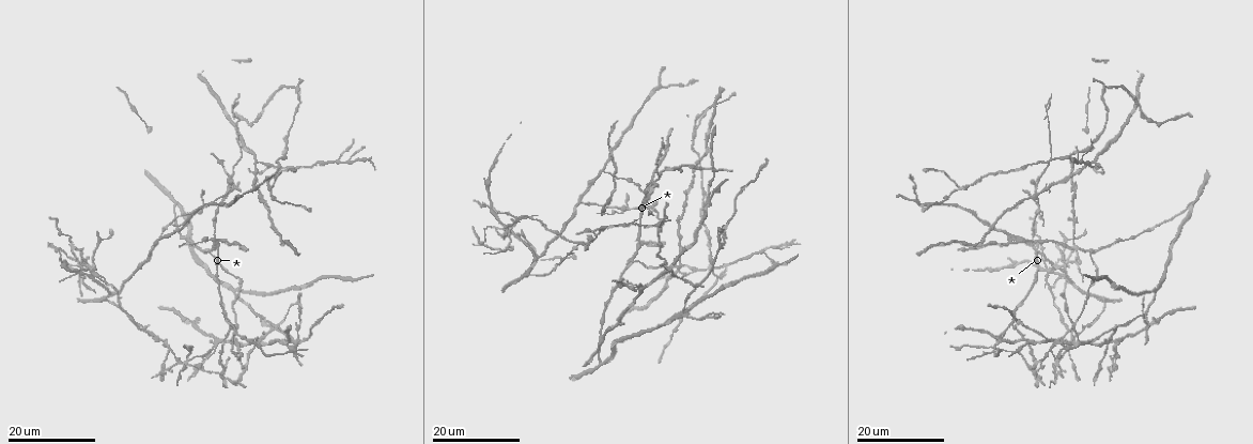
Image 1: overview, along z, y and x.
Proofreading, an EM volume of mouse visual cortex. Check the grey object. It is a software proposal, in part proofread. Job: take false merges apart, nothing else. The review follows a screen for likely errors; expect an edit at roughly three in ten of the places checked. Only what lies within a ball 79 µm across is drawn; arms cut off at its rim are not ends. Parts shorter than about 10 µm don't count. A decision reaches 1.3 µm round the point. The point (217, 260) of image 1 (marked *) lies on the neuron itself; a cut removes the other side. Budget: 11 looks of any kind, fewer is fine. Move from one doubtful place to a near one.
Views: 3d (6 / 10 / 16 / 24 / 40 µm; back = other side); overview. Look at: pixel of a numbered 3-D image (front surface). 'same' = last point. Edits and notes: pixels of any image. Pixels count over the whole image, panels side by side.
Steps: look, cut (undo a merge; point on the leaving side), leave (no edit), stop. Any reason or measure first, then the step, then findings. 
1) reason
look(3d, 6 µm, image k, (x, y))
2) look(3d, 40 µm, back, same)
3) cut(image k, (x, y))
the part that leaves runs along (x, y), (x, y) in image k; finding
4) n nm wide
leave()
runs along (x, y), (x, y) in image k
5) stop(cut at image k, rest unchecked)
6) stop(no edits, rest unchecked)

thin arm on a thick one
look(3d, 24 µm, image 1, (176, 361))

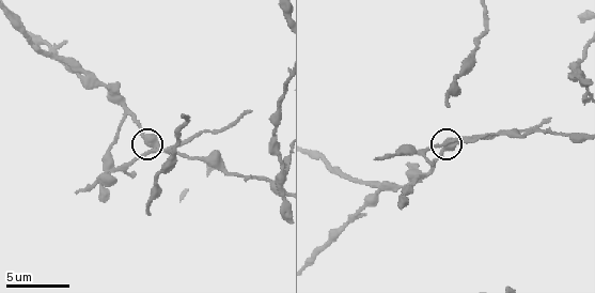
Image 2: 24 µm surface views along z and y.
closer look
look(3d, 10 µm, image 2, (451, 141))

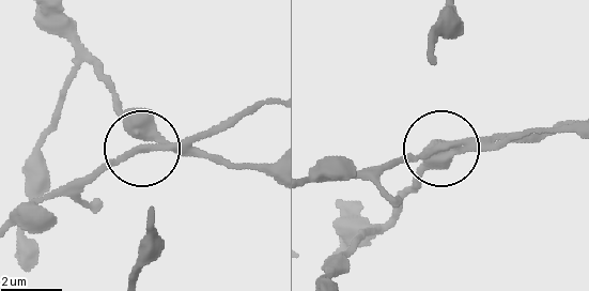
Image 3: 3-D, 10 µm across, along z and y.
cut(image 3, (129, 152))
the part that leaves runs along (174, 150), (115, 155), (16, 212) in image 3; two neurons meet here

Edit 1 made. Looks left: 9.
look(3d, 24 µm, image 1, (634, 263))

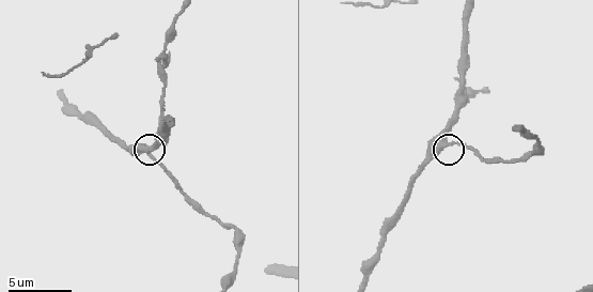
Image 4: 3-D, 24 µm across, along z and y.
look(3d, 6 µm, image 4, (442, 146))

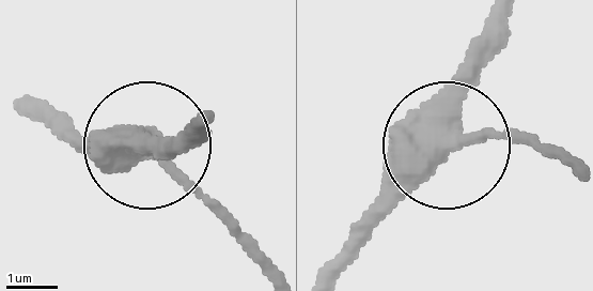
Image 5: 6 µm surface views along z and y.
leave()
runs along (508, 24), (461, 100), (452, 147), (529, 138) in image 5; continuous, no second neuron

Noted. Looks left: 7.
small branch off a trunk
look(3d, 16 µm, image 1, (338, 161))

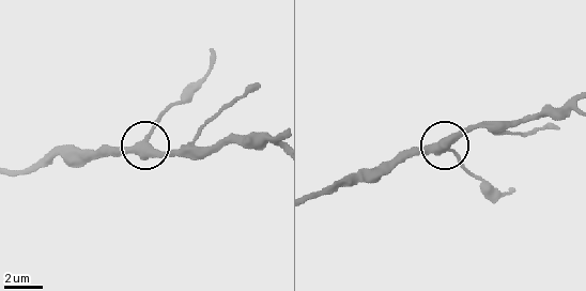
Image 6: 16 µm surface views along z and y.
look(3d, 6 µm, image 6, (145, 140))

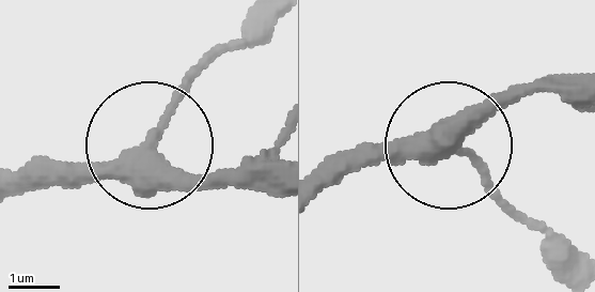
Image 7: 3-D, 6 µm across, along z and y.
leave()
runs along (24, 185), (139, 155), (223, 48) in image 7; continuous, no second neuron

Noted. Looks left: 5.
side arm on a straight run
look(3d, 16 µm, image 1, (1037, 208))

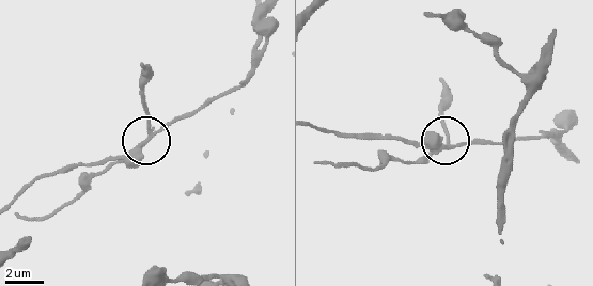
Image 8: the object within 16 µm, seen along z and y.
zoom in
look(3d, 6 µm, image 8, (147, 141))

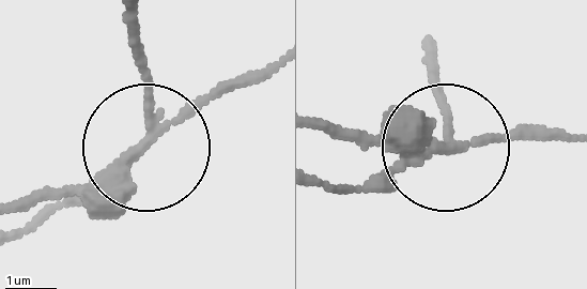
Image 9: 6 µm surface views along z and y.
250 nm wide
cut(image 9, (212, 90))
the part that leaves runs along (161, 133), (273, 70) in image 9; two neurons meet here

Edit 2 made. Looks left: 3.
four or more arms meet
look(3d, 24 µm, image 1, (235, 184))

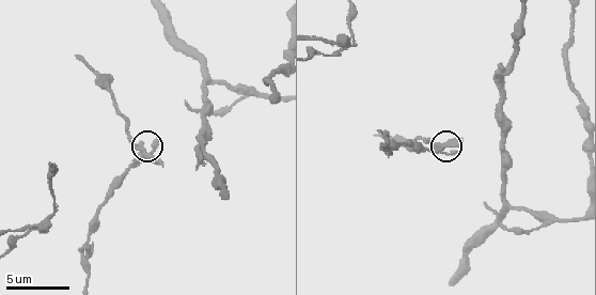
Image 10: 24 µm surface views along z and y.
look(3d, 10 µm, image 10, (444, 143))

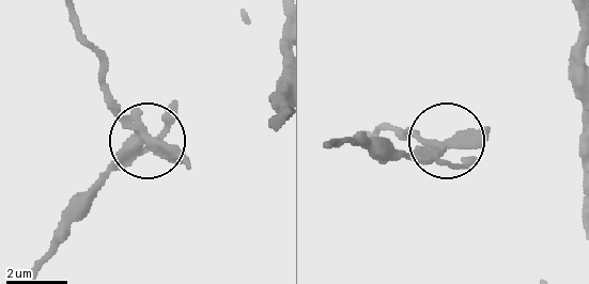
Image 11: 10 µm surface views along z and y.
330 nm wide
leave()
runs along (30, 270), (64, 217), (143, 138), (105, 90) in image 11; one neuron here

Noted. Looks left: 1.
stop(cut at image 3, cut at image 9, rest unchecked)

